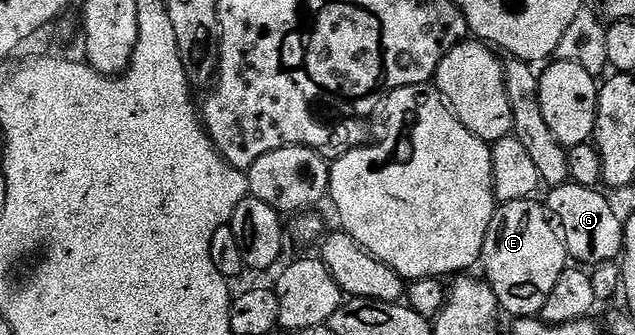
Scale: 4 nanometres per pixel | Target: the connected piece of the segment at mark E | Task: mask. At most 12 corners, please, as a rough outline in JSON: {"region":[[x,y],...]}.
{"region":[[536,197],[498,205],[484,281],[517,318],[540,315],[567,268]]}

